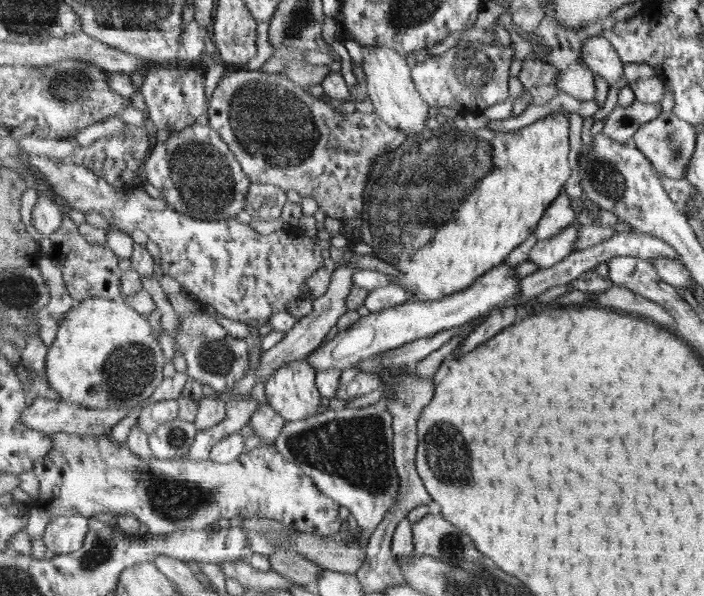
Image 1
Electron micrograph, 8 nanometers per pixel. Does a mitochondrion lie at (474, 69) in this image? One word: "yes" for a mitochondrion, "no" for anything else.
yes

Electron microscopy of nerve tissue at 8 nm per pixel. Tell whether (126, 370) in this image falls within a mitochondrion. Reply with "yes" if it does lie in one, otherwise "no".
yes

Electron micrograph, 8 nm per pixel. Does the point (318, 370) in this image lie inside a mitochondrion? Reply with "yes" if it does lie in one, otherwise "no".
no

